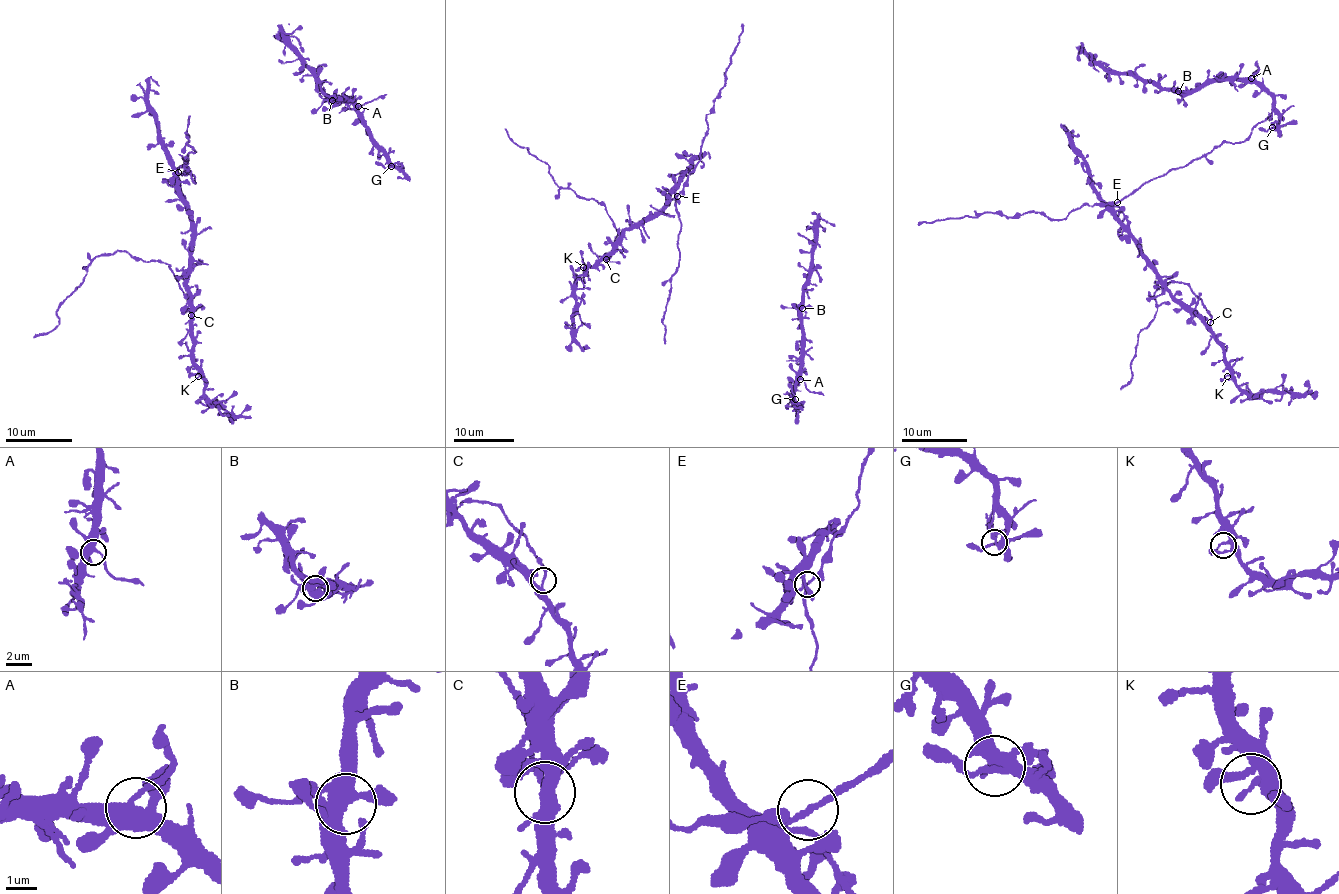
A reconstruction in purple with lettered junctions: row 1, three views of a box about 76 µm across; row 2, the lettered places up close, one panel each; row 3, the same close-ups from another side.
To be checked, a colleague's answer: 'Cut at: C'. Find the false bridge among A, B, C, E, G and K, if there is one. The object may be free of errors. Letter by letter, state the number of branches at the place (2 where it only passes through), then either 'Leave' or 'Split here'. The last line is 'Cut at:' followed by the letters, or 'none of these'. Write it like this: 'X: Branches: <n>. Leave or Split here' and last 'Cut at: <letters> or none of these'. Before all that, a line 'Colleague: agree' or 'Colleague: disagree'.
Colleague: agree
A: Branches: 4. Leave
B: Branches: 4. Leave
C: Branches: 4. Split here
E: Branches: 4. Leave
G: Branches: 3. Leave
K: Branches: 3. Leave
Cut at: C

